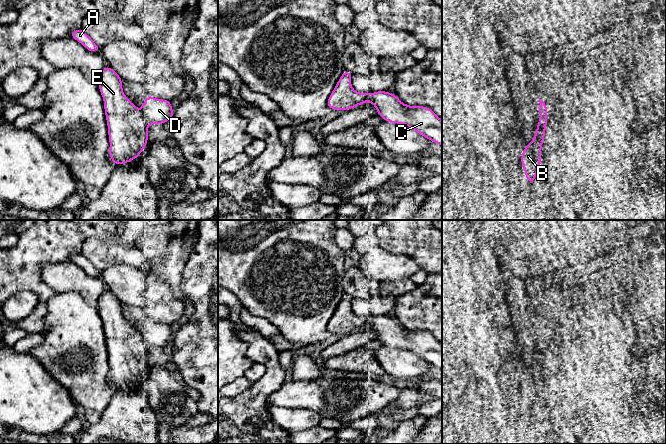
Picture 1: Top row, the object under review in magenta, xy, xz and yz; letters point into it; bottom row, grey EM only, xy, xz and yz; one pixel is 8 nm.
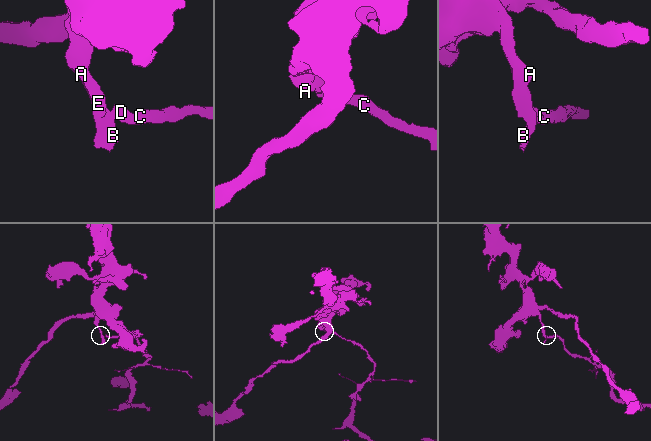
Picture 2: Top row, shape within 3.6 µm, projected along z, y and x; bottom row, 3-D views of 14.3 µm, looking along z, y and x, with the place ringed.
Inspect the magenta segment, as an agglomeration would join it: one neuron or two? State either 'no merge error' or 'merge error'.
merge error

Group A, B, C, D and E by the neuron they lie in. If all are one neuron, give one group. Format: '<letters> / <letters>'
A B E / C D

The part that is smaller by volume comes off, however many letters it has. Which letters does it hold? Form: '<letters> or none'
C, D

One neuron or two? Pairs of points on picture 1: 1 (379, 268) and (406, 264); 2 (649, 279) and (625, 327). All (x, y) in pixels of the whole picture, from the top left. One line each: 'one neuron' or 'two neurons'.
1: one neuron
2: one neuron

